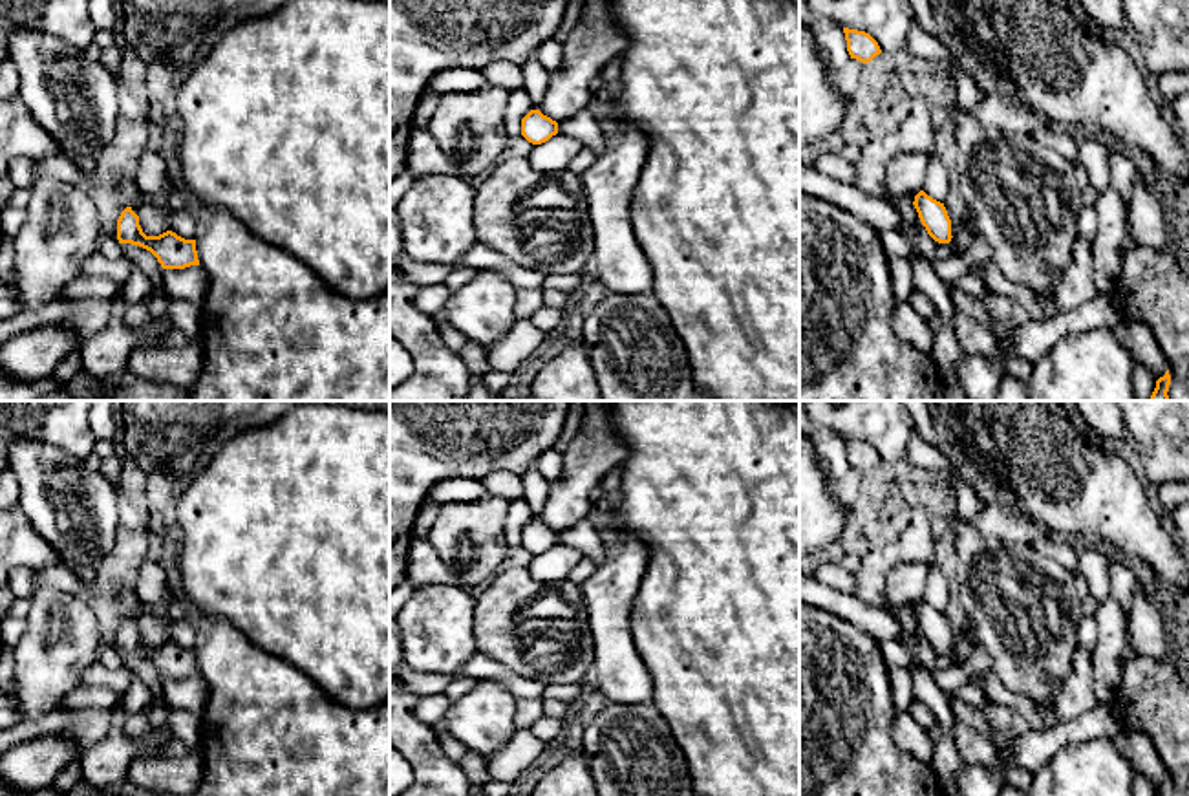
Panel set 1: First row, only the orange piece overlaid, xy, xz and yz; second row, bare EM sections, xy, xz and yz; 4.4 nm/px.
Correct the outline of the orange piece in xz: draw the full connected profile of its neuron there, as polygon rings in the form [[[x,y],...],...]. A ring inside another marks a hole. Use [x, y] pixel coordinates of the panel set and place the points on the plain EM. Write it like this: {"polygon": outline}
{"polygon": [[[530,520],[521,529],[521,545],[532,554],[541,554],[556,543],[558,532],[543,525],[540,520]]]}

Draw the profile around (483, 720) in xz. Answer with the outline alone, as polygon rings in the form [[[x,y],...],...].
[[[479,679],[477,686],[452,703],[445,726],[465,750],[490,759],[516,732],[518,697],[499,681]]]

